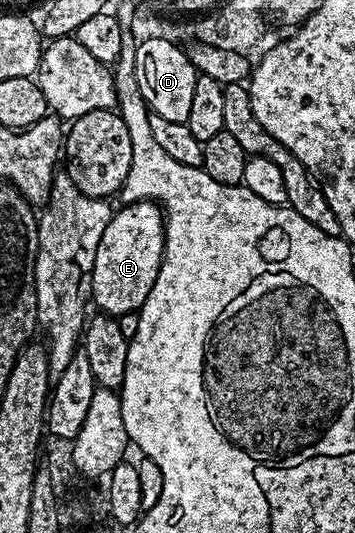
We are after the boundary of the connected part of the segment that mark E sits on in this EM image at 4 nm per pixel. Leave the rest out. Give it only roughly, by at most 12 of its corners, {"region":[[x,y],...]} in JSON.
{"region":[[154,201],[112,212],[91,280],[94,308],[138,311],[163,262]]}

